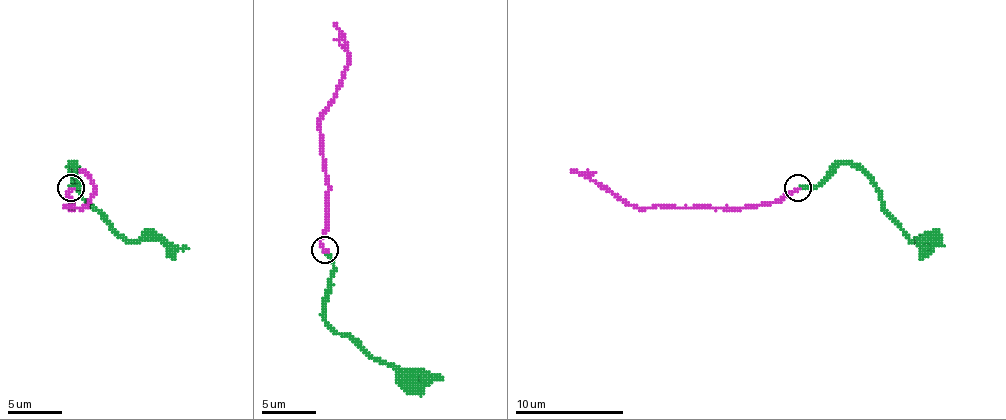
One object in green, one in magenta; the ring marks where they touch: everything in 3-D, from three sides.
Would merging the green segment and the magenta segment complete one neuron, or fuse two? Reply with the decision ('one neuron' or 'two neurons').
two neurons

